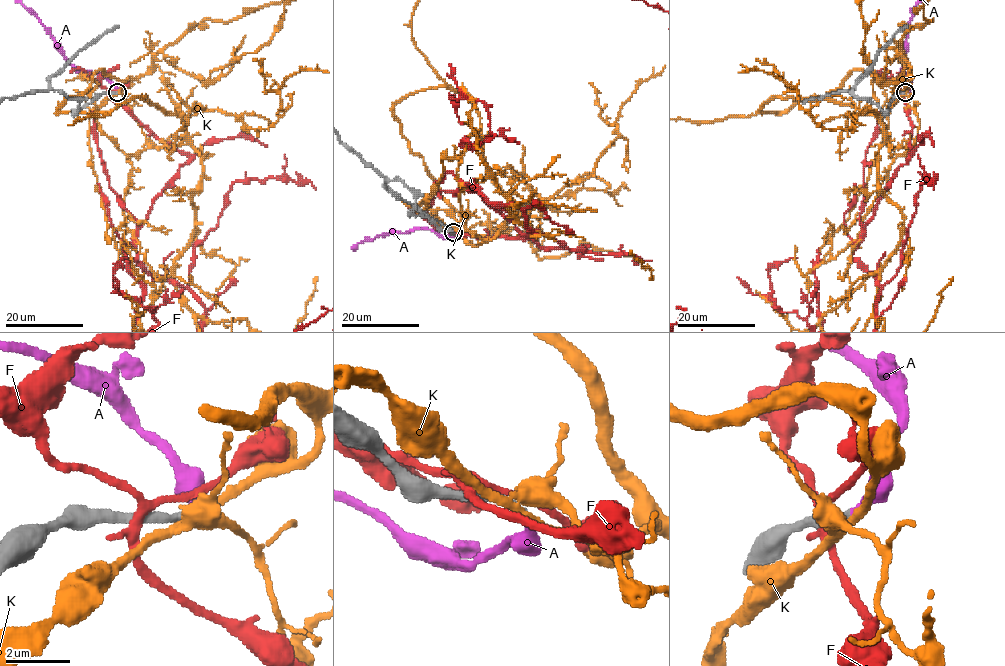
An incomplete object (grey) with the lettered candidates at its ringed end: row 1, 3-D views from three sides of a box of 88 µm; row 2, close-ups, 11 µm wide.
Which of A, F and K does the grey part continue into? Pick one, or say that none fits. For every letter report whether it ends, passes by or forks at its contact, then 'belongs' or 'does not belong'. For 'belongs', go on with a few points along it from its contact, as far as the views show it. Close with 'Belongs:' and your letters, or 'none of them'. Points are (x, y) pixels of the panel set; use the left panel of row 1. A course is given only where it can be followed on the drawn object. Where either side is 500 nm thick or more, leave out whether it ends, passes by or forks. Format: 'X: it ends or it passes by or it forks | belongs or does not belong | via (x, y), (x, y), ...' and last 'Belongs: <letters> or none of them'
A: it ends | belongs | via (116, 92), (116, 87), (94, 72), (78, 71), (65, 57), (51, 32), (20, 3)
F: it forks | does not belong
K: it forks | does not belong
Belongs: A

